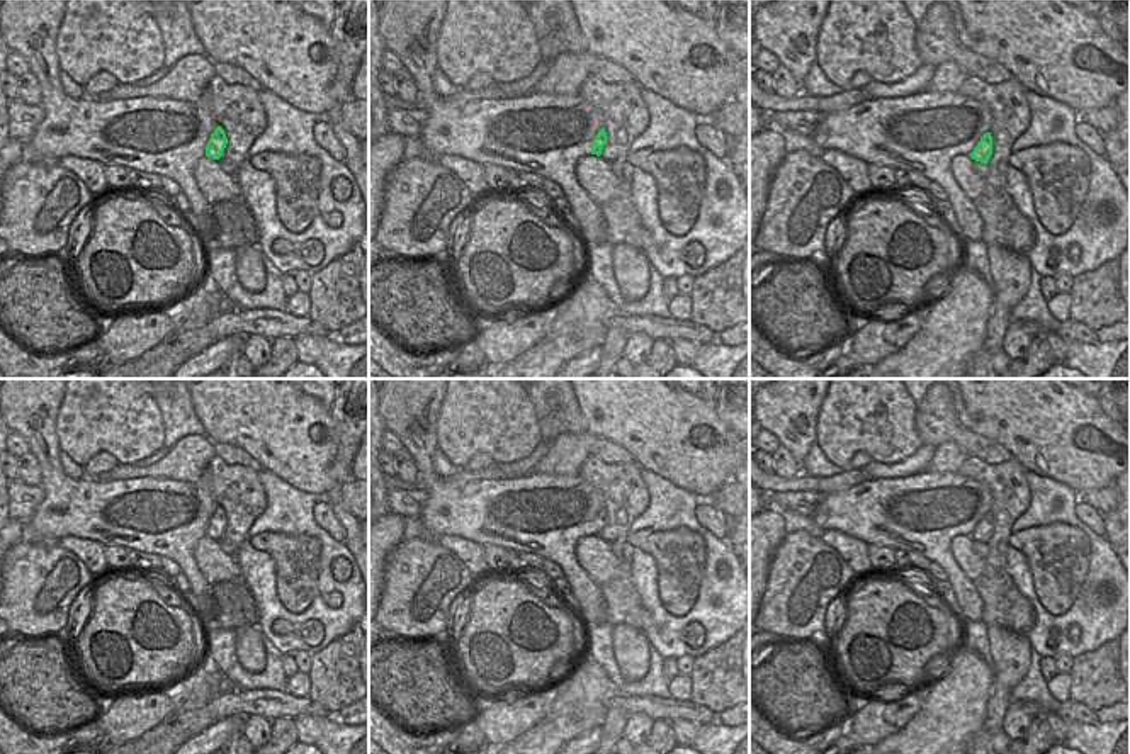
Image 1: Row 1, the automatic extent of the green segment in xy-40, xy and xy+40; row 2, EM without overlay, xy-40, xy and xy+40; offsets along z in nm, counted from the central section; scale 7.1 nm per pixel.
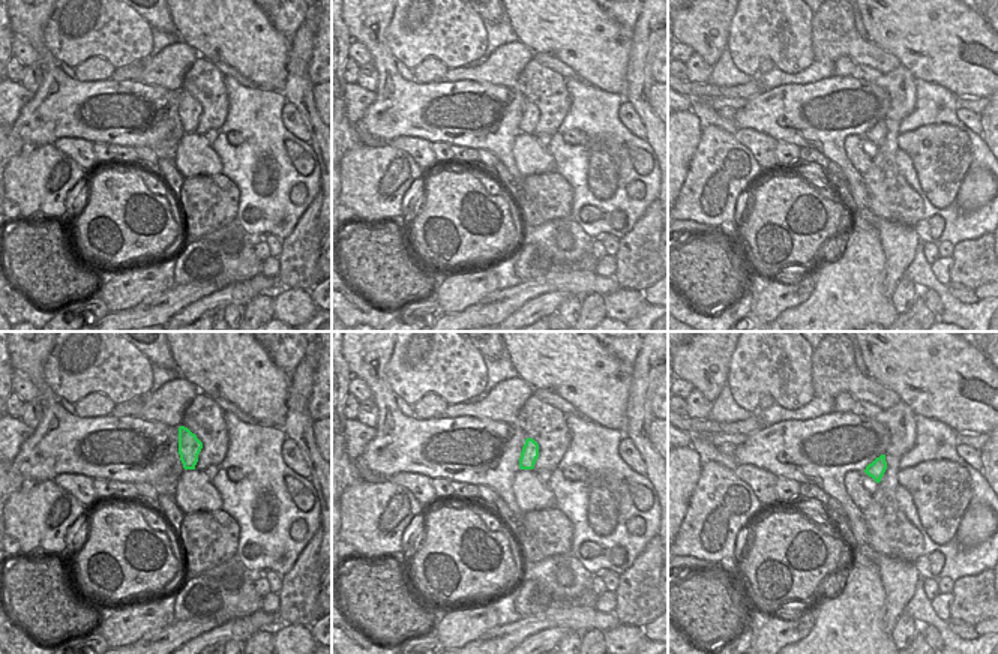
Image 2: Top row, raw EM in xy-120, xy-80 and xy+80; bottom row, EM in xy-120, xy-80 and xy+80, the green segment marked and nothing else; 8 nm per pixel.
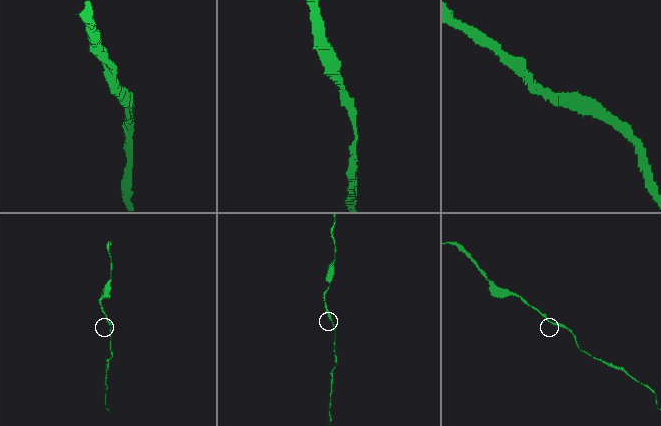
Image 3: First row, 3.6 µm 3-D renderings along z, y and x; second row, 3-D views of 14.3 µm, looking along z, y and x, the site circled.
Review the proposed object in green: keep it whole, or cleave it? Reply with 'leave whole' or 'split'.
leave whole

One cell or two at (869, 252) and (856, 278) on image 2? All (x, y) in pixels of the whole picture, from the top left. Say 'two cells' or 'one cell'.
one cell

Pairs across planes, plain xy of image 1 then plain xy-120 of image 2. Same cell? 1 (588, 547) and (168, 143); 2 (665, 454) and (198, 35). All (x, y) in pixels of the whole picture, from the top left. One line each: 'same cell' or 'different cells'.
1: different cells
2: same cell

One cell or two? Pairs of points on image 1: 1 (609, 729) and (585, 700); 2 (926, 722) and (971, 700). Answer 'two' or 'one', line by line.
1: two
2: one

